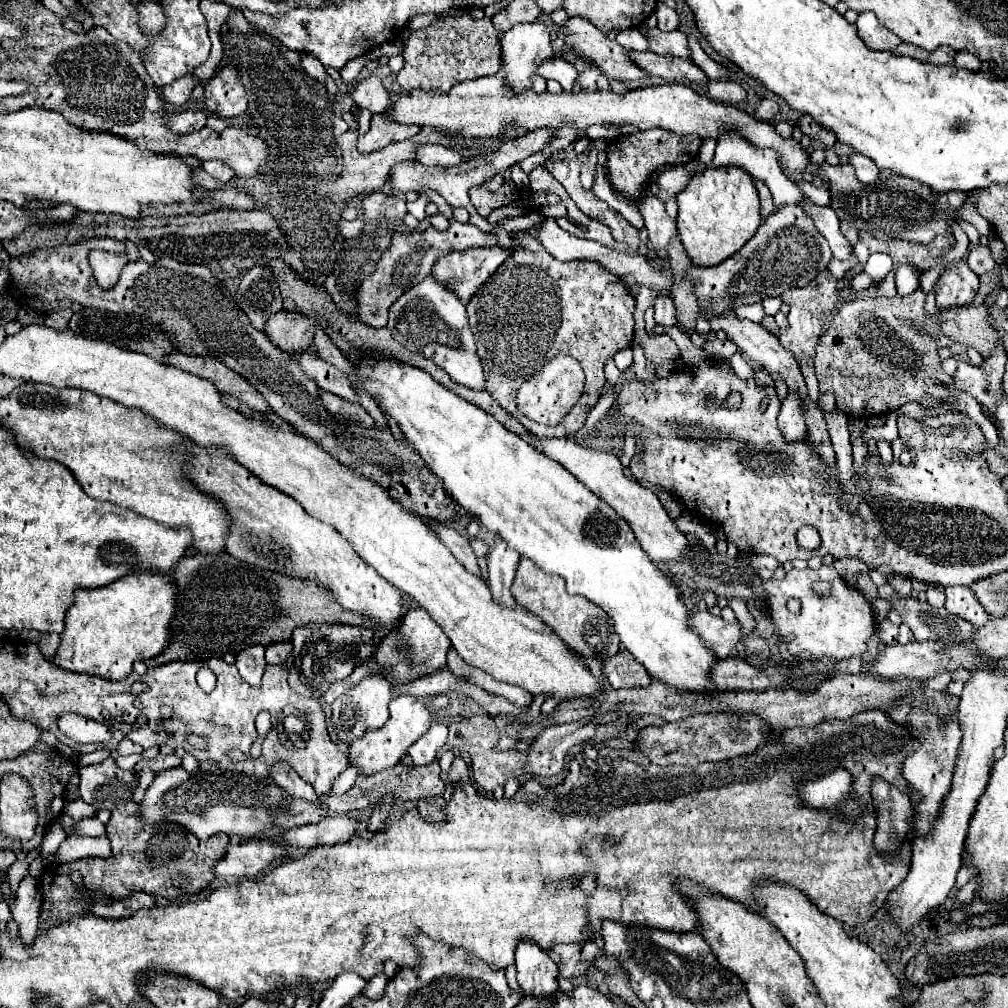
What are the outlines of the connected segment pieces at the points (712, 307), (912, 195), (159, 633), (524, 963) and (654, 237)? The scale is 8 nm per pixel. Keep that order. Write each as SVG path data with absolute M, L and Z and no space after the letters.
M788 204L770 214L732 258L710 268L692 266L688 280L694 286L702 314L722 314L734 310L734 306L762 302L766 296L780 296L788 288L810 284L820 270L826 270L830 258L828 242L820 236L814 222L800 206Z
M824 162L820 168L826 170L826 176L830 180L830 206L836 210L838 220L846 220L856 226L858 232L868 232L878 240L890 236L890 240L928 244L936 236L948 236L952 234L952 224L960 218L960 208L966 200L966 194L962 192L932 194L930 186L924 186L916 180L900 178L896 174L890 174L888 178L878 178L872 184L862 184L850 164L830 166L828 162Z
M152 572L128 574L94 590L76 590L76 600L66 612L66 628L60 634L62 640L52 662L64 670L124 680L132 672L132 662L154 658L168 646L174 598L176 584L172 584L172 578Z
M520 942L516 946L518 984L528 996L550 998L558 990L558 966L538 944Z
M640 198L638 210L642 212L652 250L658 252L660 258L666 258L668 256L666 248L668 248L670 240L678 234L676 232L676 220L672 220L666 214L664 202L660 198Z

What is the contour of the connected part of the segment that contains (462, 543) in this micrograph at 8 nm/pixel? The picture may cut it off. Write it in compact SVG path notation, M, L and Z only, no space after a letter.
M430 524L432 530L436 532L436 536L440 538L440 542L452 552L452 556L464 564L464 568L468 568L468 572L474 572L474 576L482 576L480 568L478 568L478 560L474 550L470 548L468 540L464 536L460 536L456 530L446 528L444 524Z

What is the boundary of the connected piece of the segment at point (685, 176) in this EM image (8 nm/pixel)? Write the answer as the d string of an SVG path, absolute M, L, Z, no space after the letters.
M676 166L676 168L670 168L666 172L662 172L658 176L658 186L660 186L660 198L666 202L668 198L676 198L676 194L688 184L692 174L688 174L682 166Z

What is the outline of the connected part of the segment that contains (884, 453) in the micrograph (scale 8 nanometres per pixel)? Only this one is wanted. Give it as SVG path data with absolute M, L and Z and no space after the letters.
M877 440L878 454L884 465L888 465L893 462L893 453L890 442L886 440Z

